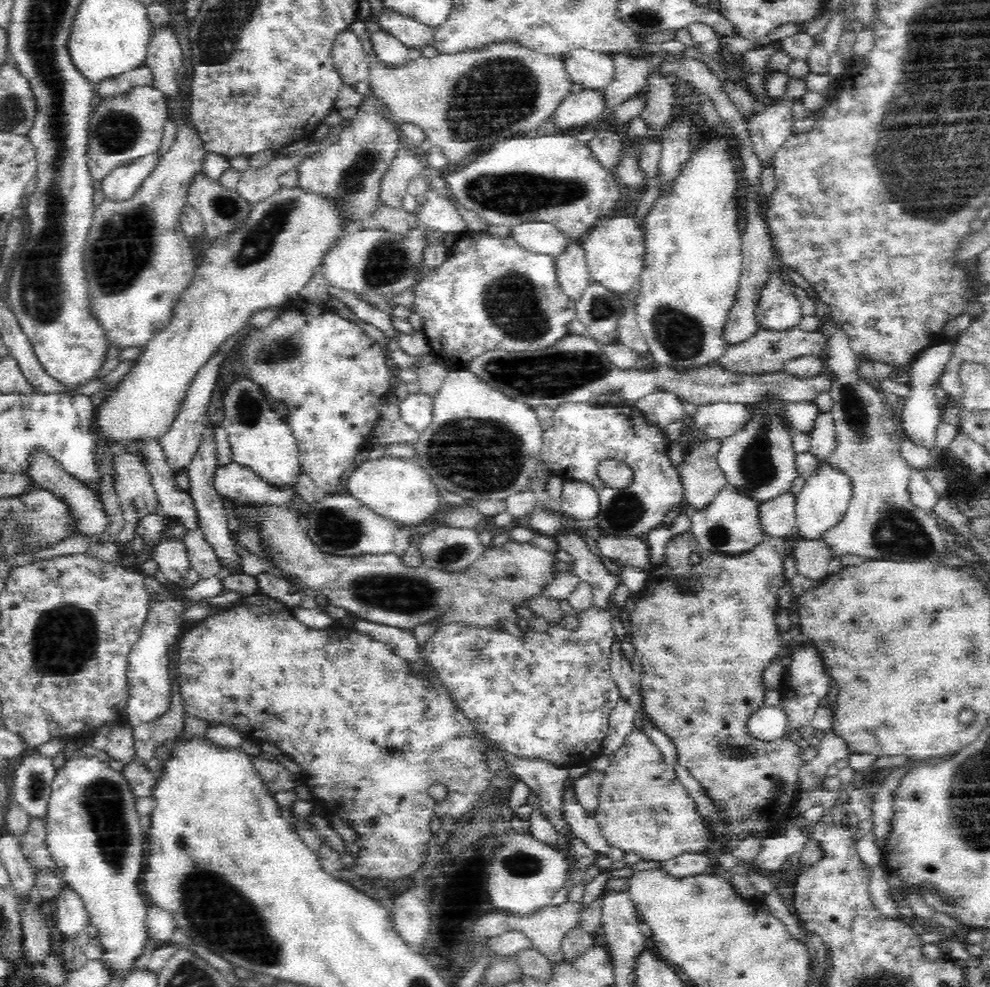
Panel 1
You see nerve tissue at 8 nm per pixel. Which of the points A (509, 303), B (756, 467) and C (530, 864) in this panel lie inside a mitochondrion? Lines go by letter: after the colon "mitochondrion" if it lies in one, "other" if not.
A: mitochondrion
B: mitochondrion
C: mitochondrion

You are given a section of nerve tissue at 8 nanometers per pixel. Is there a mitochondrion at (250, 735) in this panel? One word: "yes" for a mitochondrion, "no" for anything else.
no

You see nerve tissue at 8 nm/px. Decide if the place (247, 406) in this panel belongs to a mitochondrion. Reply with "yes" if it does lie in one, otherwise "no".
yes

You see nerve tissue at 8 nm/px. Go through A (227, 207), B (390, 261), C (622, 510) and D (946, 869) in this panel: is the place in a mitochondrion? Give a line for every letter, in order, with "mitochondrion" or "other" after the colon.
A: mitochondrion
B: mitochondrion
C: mitochondrion
D: other

